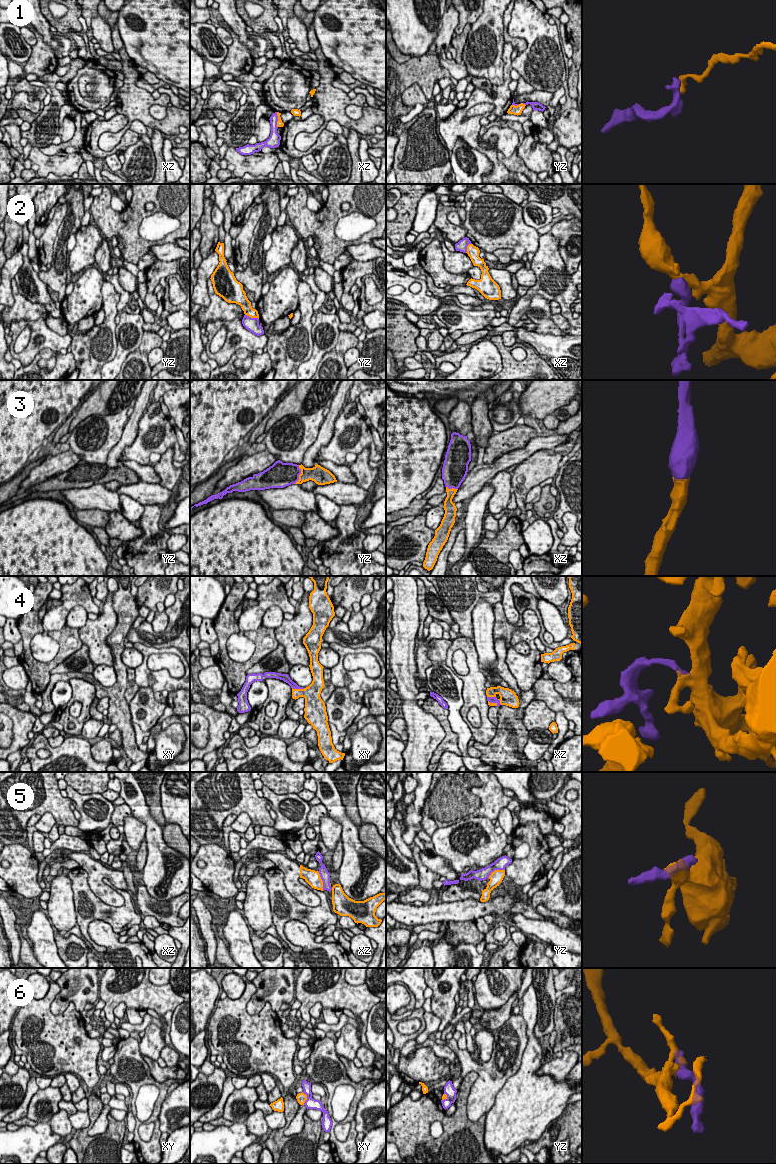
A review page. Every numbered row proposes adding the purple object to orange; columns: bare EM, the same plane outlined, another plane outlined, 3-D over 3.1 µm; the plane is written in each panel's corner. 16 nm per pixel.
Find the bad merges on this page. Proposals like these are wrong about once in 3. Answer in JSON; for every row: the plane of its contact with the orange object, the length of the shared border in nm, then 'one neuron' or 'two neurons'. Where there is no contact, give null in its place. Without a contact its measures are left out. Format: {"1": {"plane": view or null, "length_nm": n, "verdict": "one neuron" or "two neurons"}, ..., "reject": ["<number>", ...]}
{"1": {"plane": "xz", "length_nm": 260, "verdict": "two neurons"}, "2": {"plane": "yz", "length_nm": 240, "verdict": "two neurons"}, "3": {"plane": "yz", "length_nm": 320, "verdict": "one neuron"}, "4": {"plane": "xz", "length_nm": 280, "verdict": "one neuron"}, "5": {"plane": "xz", "length_nm": 340, "verdict": "two neurons"}, "6": {"plane": "xy", "length_nm": 220, "verdict": "two neurons"}, "reject": ["1", "2", "5", "6"]}

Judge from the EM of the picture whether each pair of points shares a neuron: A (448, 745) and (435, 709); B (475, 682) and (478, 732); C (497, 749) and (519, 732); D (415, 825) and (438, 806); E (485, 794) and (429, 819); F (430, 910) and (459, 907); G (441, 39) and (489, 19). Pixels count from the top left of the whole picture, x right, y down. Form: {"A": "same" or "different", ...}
{"A": "same", "B": "same", "C": "same", "D": "different", "E": "same", "F": "same", "G": "different"}

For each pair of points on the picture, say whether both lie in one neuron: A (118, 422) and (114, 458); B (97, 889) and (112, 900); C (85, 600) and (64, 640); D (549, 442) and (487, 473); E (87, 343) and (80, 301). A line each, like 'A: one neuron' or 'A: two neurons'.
A: two neurons
B: one neuron
C: two neurons
D: one neuron
E: two neurons

